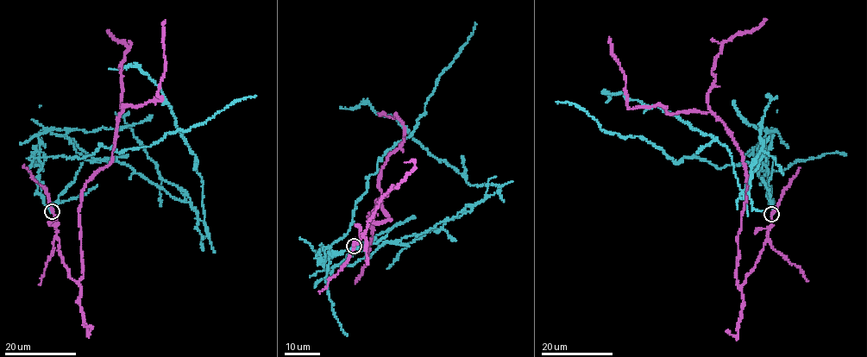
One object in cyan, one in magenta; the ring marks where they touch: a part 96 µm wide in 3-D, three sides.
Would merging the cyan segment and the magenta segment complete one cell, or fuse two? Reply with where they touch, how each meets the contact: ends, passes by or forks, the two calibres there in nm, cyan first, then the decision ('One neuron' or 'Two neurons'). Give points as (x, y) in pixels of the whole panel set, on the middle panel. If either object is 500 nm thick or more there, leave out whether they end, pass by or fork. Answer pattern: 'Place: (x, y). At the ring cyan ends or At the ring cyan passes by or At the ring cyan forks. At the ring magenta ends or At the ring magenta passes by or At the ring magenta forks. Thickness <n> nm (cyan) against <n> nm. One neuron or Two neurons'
Place: (354, 246). At the ring cyan ends. At the ring magenta passes by. Thickness 260 nm (cyan) against 240 nm. Two neurons

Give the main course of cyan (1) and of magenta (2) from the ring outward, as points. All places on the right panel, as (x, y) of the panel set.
1: (771, 215), (766, 166), (753, 152), (773, 135), (744, 197), (727, 147), (657, 106), (606, 92), (606, 103)
2: (771, 215), (763, 249), (738, 285), (738, 234), (747, 177), (734, 139), (712, 113), (631, 108), (609, 37)

